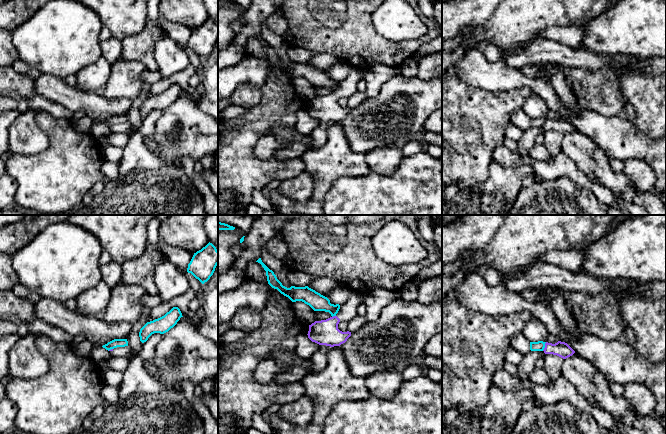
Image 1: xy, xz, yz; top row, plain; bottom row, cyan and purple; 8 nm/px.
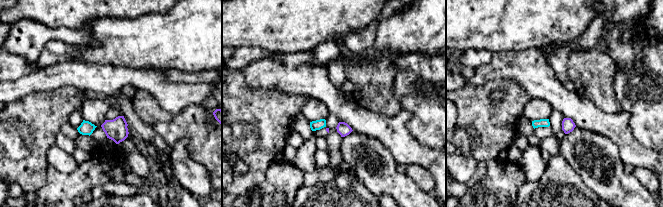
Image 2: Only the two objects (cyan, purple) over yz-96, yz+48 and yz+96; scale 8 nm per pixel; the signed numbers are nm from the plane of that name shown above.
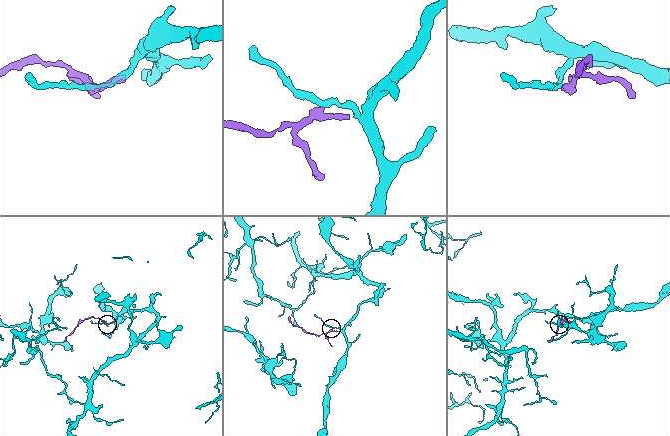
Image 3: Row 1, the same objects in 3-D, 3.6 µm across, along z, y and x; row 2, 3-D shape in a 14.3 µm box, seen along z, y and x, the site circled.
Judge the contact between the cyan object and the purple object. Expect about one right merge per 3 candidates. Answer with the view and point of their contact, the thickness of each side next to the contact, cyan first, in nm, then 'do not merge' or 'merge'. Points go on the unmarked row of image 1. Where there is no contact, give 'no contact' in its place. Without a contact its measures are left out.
meets cyan in yz at (544, 122); 80 nm thick on the cyan side, 120 nm on the other; do not merge

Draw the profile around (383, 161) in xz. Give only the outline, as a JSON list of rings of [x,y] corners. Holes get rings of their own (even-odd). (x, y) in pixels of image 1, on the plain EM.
[[[395,146],[375,148],[365,154],[370,170],[379,175],[390,175],[398,167],[402,158],[402,150]]]

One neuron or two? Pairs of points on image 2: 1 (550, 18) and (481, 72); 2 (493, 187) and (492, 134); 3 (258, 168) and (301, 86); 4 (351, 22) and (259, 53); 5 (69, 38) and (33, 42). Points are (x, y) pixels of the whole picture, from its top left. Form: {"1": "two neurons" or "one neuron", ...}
{"1": "two neurons", "2": "two neurons", "3": "two neurons", "4": "two neurons", "5": "one neuron"}

